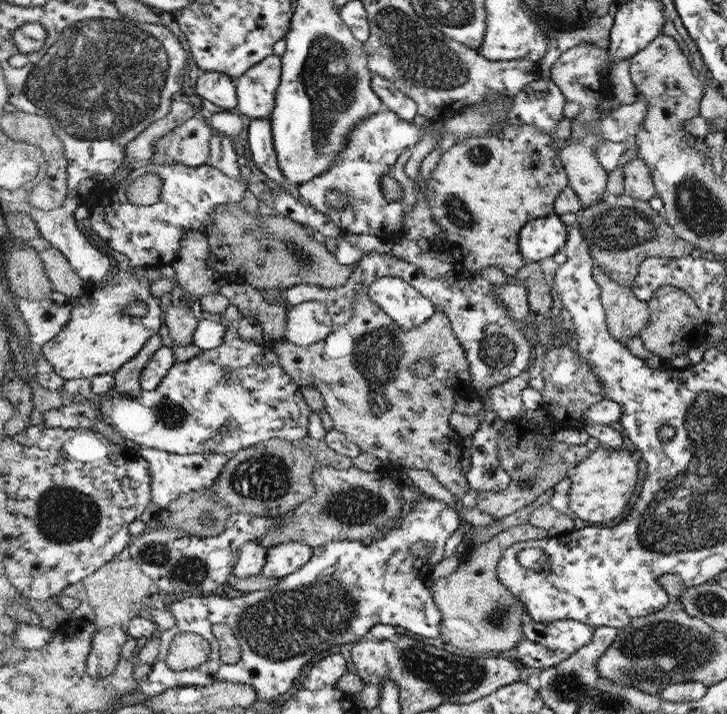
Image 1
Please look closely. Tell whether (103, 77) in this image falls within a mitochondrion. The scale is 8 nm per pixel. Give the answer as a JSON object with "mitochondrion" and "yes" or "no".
{"mitochondrion":"yes"}

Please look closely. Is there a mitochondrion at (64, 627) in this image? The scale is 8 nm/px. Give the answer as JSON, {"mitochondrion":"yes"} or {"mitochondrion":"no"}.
{"mitochondrion":"no"}

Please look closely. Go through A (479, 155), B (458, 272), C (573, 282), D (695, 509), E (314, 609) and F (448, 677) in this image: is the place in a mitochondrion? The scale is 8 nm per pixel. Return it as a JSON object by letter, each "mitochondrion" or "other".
{"A":"mitochondrion","B":"other","C":"other","D":"mitochondrion","E":"mitochondrion","F":"mitochondrion"}

